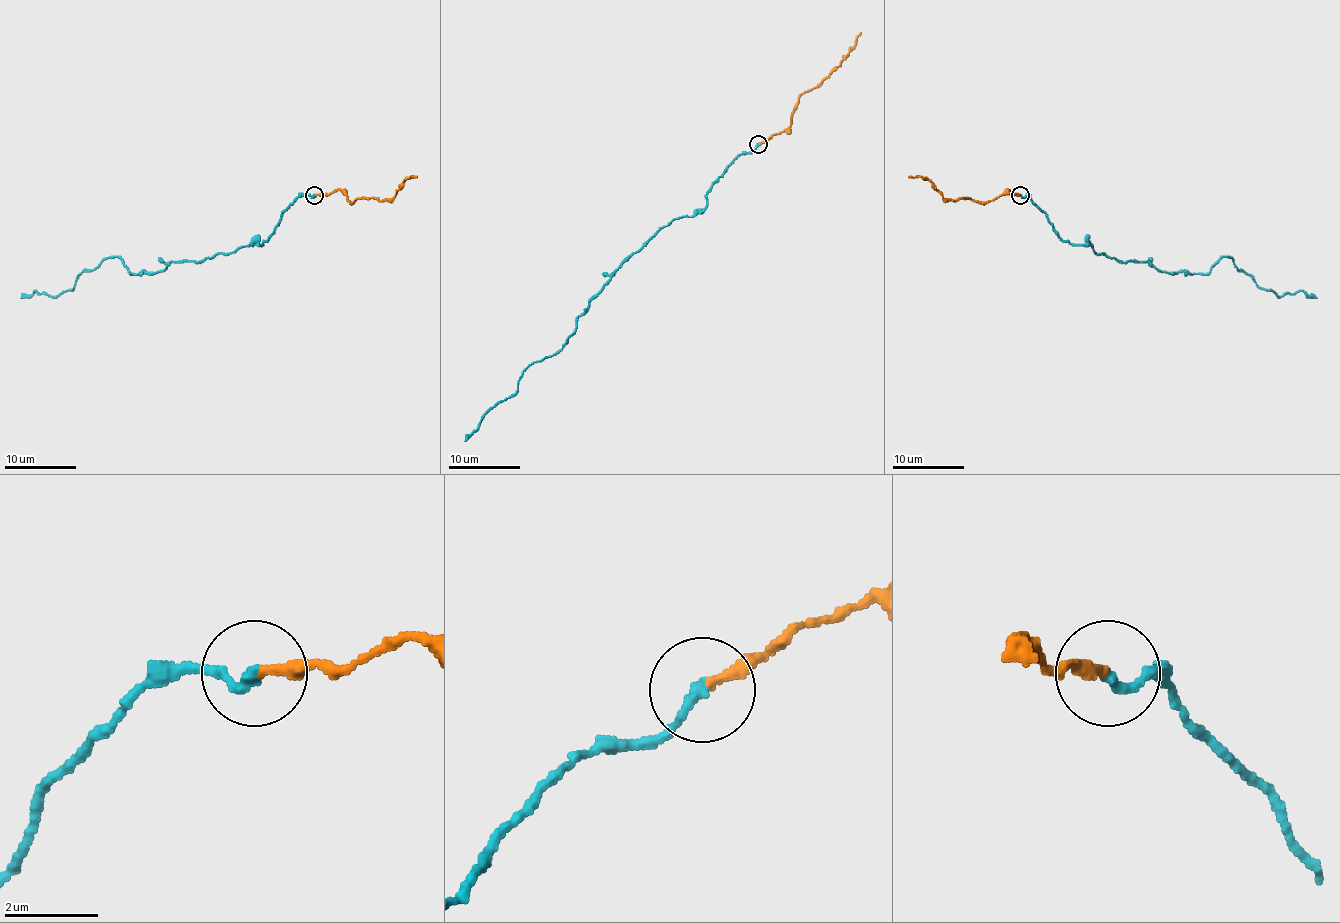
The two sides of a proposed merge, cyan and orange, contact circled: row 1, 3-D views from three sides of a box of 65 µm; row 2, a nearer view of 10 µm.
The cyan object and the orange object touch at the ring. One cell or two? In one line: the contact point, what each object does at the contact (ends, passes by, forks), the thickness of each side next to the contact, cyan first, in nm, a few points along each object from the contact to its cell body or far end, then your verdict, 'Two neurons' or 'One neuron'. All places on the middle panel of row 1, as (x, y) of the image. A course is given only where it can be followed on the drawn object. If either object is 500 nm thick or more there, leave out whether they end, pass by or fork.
Place: (758, 144). At the ring cyan ends. At the ring orange ends. Thickness 240 nm (cyan) against 260 nm. Course of cyan: (759, 144), (725, 169), (701, 210), (662, 226), (617, 269), (562, 346), (533, 362), (465, 441). Course of orange: (759, 144), (784, 131), (798, 97), (814, 88), (834, 70), (861, 33). One neuron

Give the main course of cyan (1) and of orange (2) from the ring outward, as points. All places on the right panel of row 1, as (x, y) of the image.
1: (1020, 194), (1072, 245), (1170, 273), (1208, 273), (1229, 257), (1278, 297), (1317, 298)
2: (1020, 194), (1013, 194), (1007, 189), (991, 200), (946, 200), (928, 180), (909, 177)

